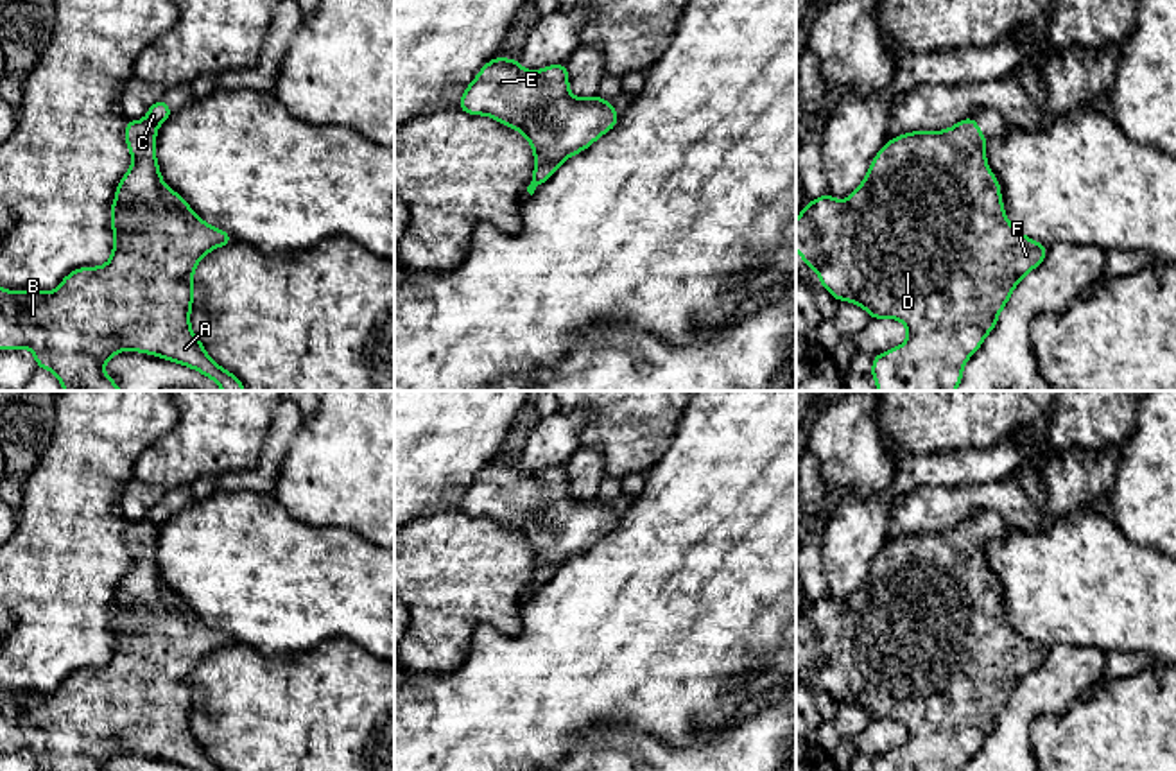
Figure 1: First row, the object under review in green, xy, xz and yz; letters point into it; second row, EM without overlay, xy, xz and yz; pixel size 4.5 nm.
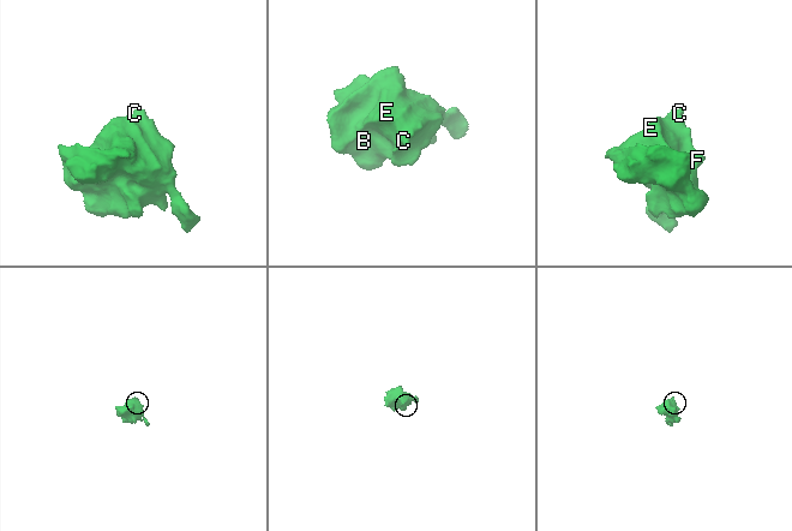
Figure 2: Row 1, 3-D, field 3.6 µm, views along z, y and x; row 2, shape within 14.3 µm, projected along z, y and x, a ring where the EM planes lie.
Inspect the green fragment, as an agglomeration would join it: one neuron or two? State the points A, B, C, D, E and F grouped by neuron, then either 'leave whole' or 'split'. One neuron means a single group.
A B C D E F; leave whole

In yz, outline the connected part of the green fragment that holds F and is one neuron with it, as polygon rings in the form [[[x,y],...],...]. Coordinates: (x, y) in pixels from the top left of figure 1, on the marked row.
[[[975,117],[964,118],[947,131],[912,131],[896,136],[887,140],[871,160],[869,172],[846,201],[837,201],[826,192],[819,199],[807,203],[796,219],[796,249],[800,251],[800,258],[817,271],[821,285],[837,301],[853,301],[873,319],[900,319],[907,328],[907,341],[902,346],[873,357],[869,375],[875,378],[878,391],[956,391],[963,380],[964,362],[981,348],[986,335],[995,328],[999,314],[1006,307],[1015,287],[1027,273],[1038,267],[1047,255],[1047,246],[1024,237],[1007,221],[1000,197],[1000,183],[986,163],[984,145],[986,136],[975,124]]]

